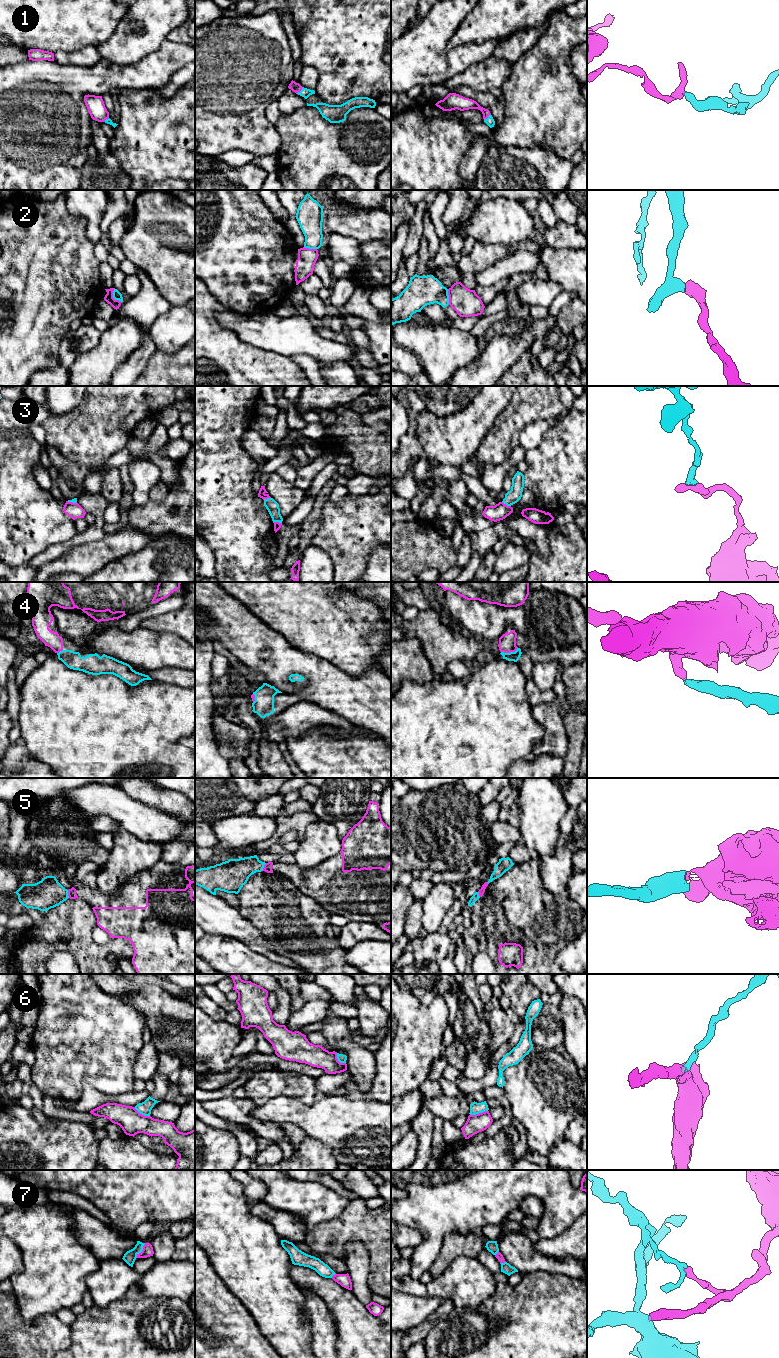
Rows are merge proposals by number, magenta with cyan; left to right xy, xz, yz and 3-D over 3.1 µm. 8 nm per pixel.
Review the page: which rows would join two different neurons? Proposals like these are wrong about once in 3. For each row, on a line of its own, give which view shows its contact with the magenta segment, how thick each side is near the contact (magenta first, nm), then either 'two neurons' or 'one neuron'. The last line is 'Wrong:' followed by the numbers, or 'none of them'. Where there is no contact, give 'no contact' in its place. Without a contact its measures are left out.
1: contact in xz; calibres 80 and 70 nm; one neuron
2: contact in xy; calibres 70 and 70 nm; two neurons
3: contact in xz; calibres 60 and 100 nm; two neurons
4: contact in yz; calibres 140 and 80 nm; one neuron
5: contact in xy; calibres 70 and 240 nm; one neuron
6: contact in yz; calibres 140 and 100 nm; two neurons
7: contact in xy; calibres 90 and 100 nm; two neurons
Wrong: 2, 3, 6, 7

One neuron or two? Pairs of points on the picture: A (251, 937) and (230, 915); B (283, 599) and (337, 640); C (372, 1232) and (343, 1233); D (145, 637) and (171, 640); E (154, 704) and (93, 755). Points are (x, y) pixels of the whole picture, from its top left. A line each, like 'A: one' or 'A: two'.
A: one
B: one
C: one
D: one
E: one

